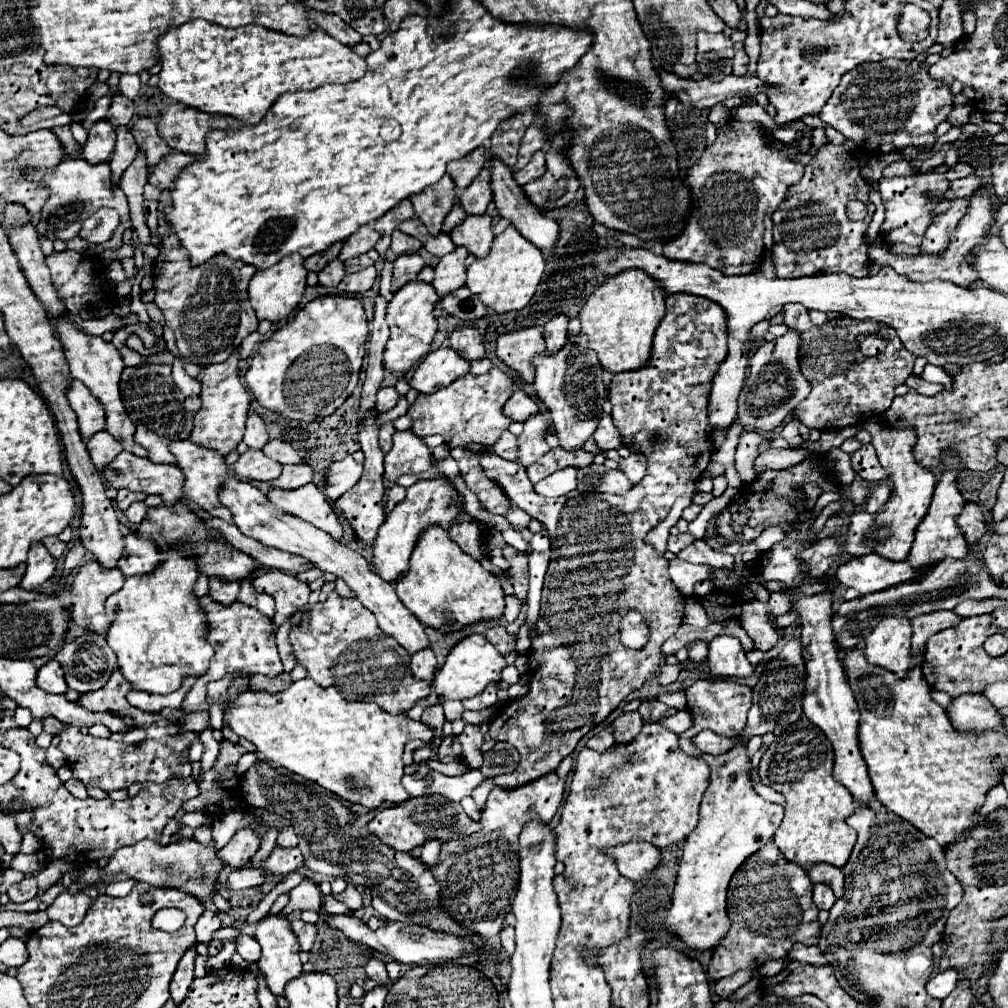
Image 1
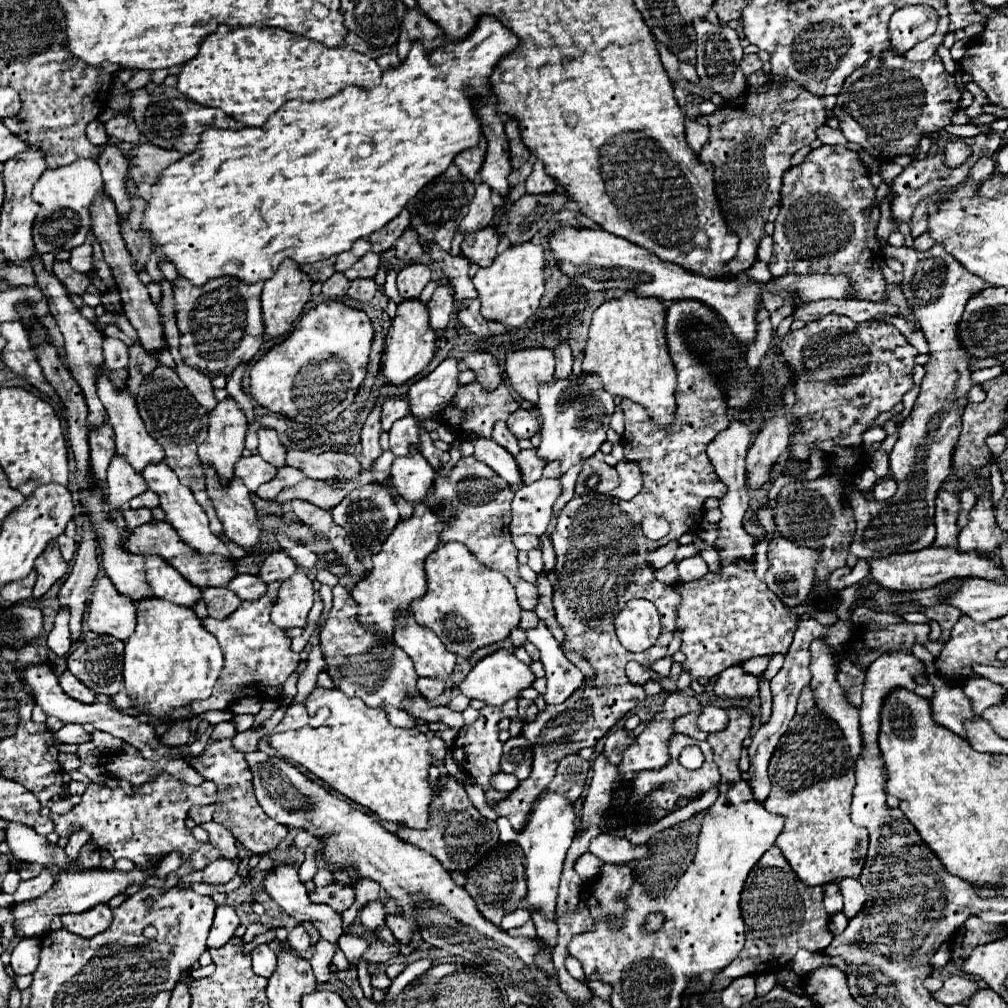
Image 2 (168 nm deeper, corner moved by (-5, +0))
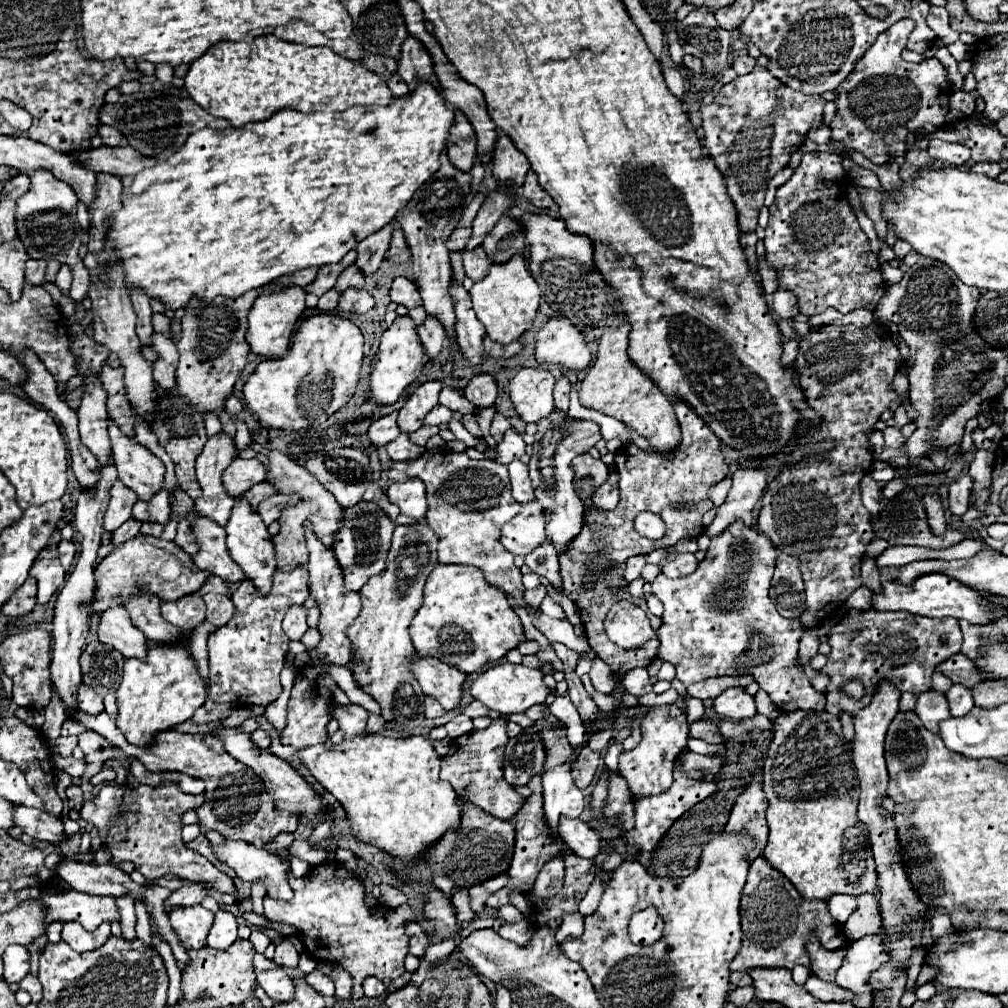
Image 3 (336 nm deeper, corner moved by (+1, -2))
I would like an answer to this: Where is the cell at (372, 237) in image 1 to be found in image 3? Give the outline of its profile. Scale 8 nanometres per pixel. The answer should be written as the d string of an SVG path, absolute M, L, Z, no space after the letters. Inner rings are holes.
M351 251L351 253L347 253L347 255L343 257L343 261L335 263L335 265L323 265L323 267L319 267L319 273L317 273L315 281L309 283L309 285L305 287L305 291L307 291L307 293L315 293L315 295L323 295L325 291L333 289L337 277L341 275L341 271L347 269L349 265L353 265L353 263L355 263L355 257L357 257L357 251Z

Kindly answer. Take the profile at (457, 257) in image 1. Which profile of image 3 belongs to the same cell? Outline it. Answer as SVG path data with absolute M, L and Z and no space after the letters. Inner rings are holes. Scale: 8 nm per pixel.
M427 317L425 323L417 327L417 335L429 359L435 359L441 353L443 341L447 339L447 333L443 333L443 325L439 325L439 321L431 321L431 317Z

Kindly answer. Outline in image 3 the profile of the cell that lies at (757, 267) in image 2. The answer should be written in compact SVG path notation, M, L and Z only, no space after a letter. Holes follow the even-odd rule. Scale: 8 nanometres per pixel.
M777 289L773 293L773 311L781 319L793 319L795 315L799 315L795 293L793 291L787 291L787 289Z

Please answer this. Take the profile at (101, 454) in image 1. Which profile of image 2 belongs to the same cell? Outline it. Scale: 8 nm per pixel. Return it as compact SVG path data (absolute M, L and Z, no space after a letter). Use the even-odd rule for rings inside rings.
M115 453L107 467L105 495L107 495L109 509L111 511L125 509L131 497L141 495L145 491L147 491L147 487L145 487L145 481L141 479L141 475L137 475L133 471L133 467L127 463L127 459L123 455Z

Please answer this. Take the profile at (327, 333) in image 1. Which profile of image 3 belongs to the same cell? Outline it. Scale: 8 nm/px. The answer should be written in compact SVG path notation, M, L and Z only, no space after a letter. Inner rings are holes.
M319 313L309 319L303 319L301 327L293 335L291 351L281 359L269 359L259 363L259 367L251 373L243 387L243 401L247 409L257 415L261 427L265 429L285 429L298 431L307 425L321 425L327 421L335 411L339 411L355 393L359 373L363 361L363 335L355 323L343 319L333 313ZM303 409L309 409L309 421L303 417Z

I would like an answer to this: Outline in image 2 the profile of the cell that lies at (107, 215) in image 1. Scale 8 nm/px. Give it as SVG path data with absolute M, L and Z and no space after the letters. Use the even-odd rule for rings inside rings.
M89 231L85 243L81 247L75 247L71 251L71 257L69 257L69 263L75 271L81 271L81 273L89 273L91 271L91 253L93 253L93 241L95 241L95 235L93 231Z

